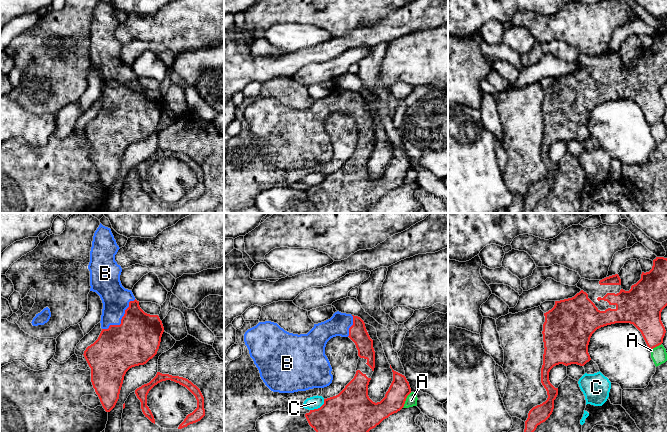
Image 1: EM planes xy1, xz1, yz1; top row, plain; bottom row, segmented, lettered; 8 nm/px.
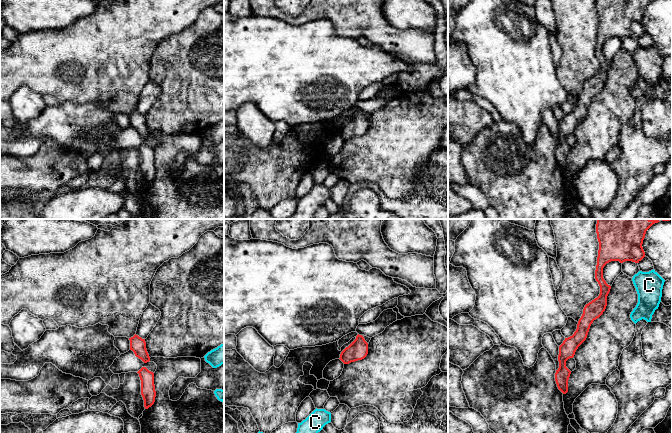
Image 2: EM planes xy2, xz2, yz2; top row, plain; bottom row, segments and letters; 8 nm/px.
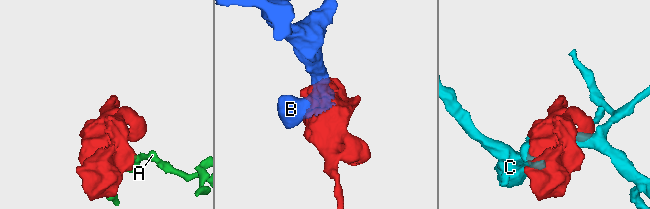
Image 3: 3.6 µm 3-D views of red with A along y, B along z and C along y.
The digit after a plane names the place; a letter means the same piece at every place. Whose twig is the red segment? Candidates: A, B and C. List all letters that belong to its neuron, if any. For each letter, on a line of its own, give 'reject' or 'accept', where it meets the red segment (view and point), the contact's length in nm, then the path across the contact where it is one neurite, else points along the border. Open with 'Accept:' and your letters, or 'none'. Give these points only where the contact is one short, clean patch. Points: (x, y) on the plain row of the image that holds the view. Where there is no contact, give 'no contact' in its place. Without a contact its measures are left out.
Accept: B
A: reject | xz1 (405, 176) | 150 nm
B: accept | xy1 (121, 95) | 360 nm
C: reject | xz1 (318, 184) | 150 nm

